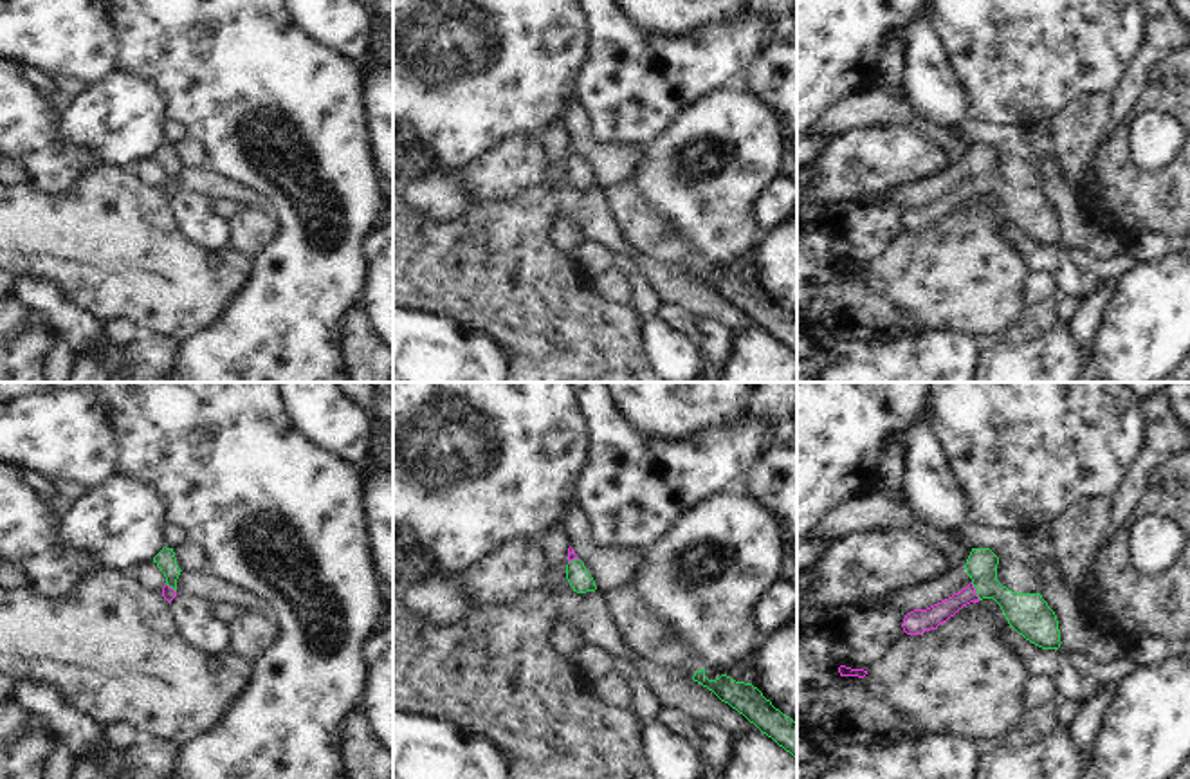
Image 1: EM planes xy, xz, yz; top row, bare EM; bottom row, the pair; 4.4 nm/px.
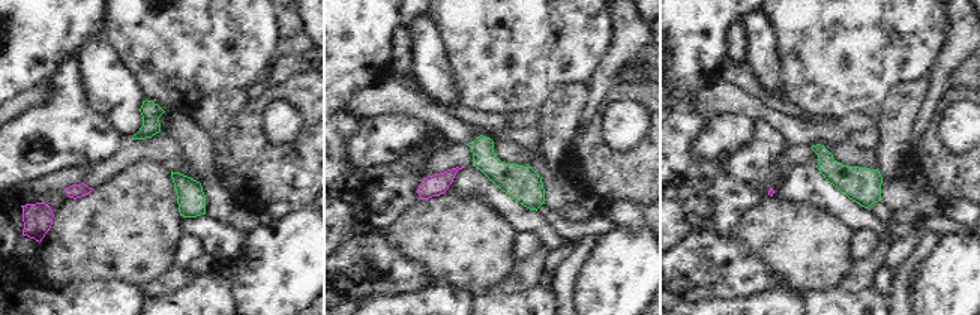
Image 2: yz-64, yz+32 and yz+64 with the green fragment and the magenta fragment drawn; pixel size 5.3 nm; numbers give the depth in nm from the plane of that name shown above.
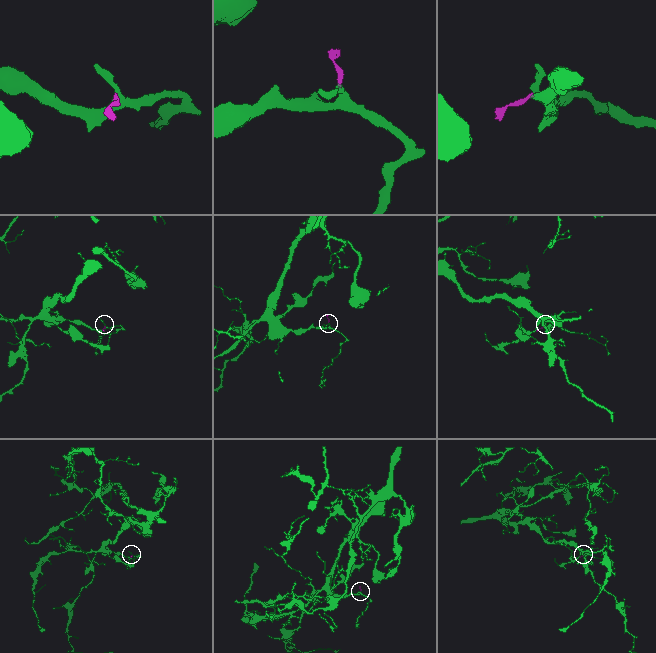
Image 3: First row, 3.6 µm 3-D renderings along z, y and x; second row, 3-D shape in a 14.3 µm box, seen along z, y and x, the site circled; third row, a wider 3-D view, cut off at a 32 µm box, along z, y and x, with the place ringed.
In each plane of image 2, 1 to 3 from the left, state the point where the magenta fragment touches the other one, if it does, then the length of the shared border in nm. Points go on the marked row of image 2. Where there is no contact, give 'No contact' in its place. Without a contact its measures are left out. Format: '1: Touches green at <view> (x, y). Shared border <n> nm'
1: No contact
2: No contact
3: No contact.

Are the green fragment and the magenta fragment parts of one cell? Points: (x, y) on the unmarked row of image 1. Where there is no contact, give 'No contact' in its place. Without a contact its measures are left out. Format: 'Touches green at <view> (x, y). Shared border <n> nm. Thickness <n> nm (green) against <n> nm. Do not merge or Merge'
Touches green at yz (976, 188). Shared border 90 nm. Thickness 180 nm (green) against 100 nm. Merge.

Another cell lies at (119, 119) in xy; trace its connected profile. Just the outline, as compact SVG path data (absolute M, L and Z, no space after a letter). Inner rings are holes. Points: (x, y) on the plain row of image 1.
M114 70L70 99L58 132L67 148L92 150L105 166L132 166L166 142L164 119L164 97L153 85Z

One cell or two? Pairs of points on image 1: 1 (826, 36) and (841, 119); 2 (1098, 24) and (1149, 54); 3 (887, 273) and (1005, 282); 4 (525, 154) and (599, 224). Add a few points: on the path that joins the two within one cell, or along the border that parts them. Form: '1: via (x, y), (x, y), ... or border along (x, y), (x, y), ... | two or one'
1: border along (875, 83), (839, 100), (815, 125) | two
2: border along (1145, 18), (1145, 40), (1118, 83) | two
3: via (916, 274), (965, 276), (976, 282) | one
4: border along (536, 139), (549, 163), (545, 186) | two

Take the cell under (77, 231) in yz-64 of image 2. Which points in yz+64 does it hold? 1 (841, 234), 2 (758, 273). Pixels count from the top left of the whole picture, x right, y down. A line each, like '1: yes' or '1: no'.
1: yes
2: no

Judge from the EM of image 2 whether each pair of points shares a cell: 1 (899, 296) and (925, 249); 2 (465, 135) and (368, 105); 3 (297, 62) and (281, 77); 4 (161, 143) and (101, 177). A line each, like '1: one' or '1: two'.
1: one
2: one
3: one
4: one

